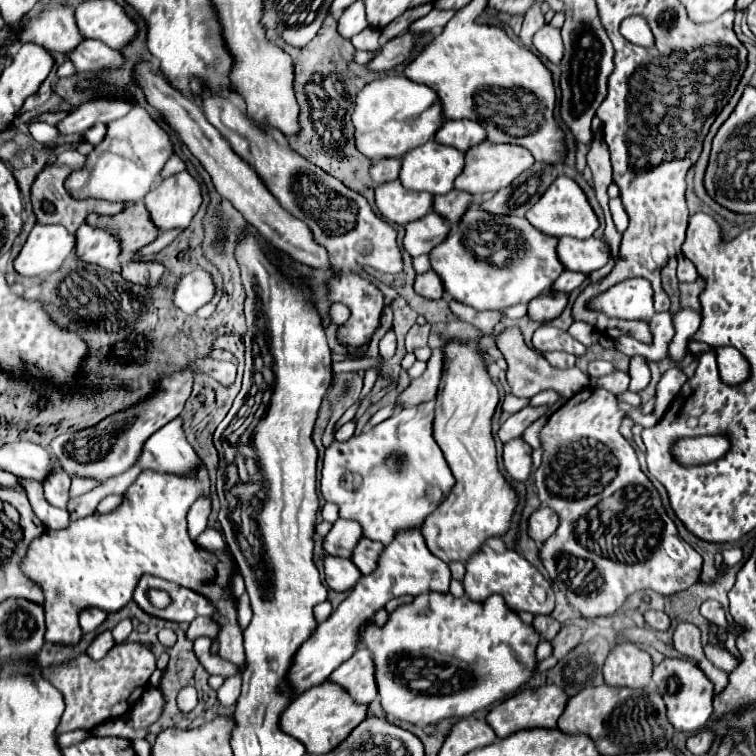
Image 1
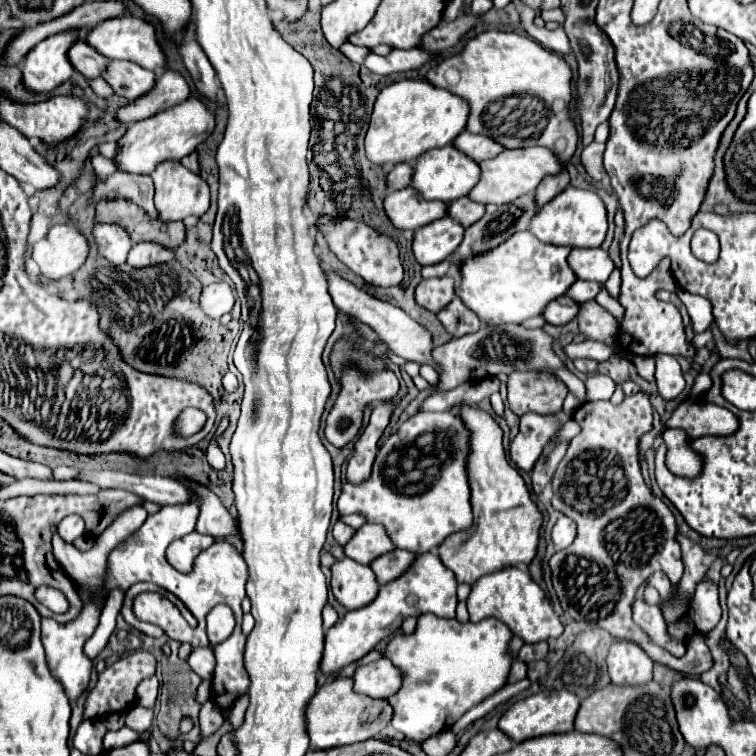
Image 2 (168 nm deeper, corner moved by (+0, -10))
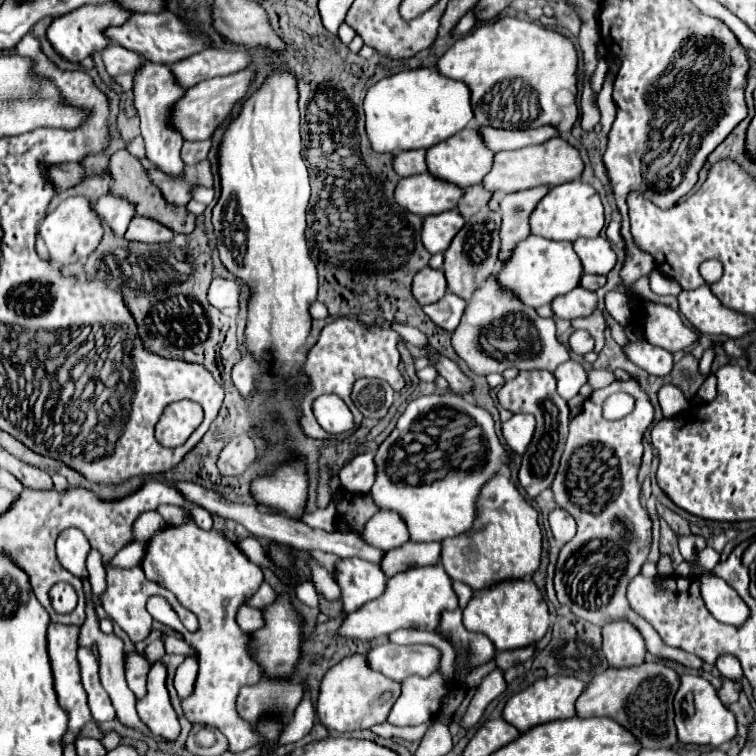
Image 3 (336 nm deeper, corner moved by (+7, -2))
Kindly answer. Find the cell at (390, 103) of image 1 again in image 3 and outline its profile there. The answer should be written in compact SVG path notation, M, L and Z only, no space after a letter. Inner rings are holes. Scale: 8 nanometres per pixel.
M432 68L404 70L378 80L368 88L364 98L364 112L372 150L390 154L430 148L460 132L472 120L468 86L464 82L450 80Z

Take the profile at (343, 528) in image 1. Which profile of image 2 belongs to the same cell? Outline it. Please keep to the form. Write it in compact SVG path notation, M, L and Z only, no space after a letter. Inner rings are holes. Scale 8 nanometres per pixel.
M365 524L345 544L345 554L359 564L371 564L375 558L391 550L395 550L395 544L381 524Z

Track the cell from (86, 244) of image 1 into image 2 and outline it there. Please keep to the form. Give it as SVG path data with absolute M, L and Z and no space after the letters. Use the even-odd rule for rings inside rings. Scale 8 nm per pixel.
M97 224L95 240L99 244L99 254L105 256L113 264L123 264L127 260L127 252L131 250L131 238L119 224Z

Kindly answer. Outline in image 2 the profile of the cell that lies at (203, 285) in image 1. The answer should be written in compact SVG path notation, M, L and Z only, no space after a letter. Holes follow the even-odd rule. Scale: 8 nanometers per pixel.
M215 282L211 286L205 286L201 304L203 304L203 310L207 312L207 316L221 318L223 314L231 312L231 308L235 304L231 286L227 282Z

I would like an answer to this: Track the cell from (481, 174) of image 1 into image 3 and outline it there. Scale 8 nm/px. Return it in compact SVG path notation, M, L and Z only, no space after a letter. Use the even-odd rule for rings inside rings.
M554 136L552 140L546 140L546 144L534 144L534 146L524 146L520 150L512 152L496 152L494 154L494 164L492 170L484 176L482 184L490 192L516 192L516 190L526 190L534 186L558 186L564 182L572 182L580 178L582 174L582 160L576 148L572 148L566 140L560 136Z

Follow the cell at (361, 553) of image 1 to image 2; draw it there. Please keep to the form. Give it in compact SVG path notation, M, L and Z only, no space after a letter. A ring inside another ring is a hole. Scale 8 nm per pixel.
M395 550L395 552L389 552L387 556L379 556L377 560L373 560L371 568L379 584L389 584L395 578L399 578L403 572L407 572L417 560L417 556L419 554L409 552L409 550Z

